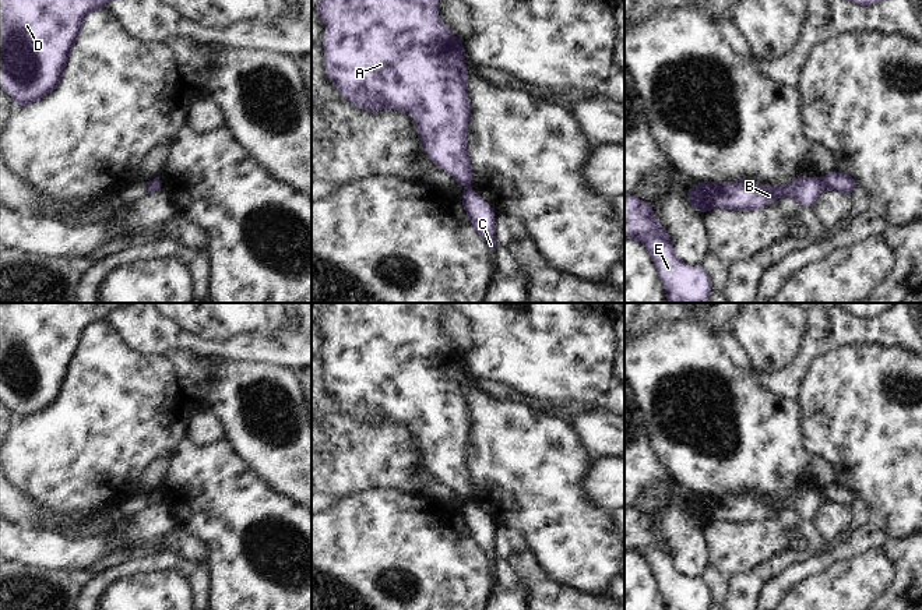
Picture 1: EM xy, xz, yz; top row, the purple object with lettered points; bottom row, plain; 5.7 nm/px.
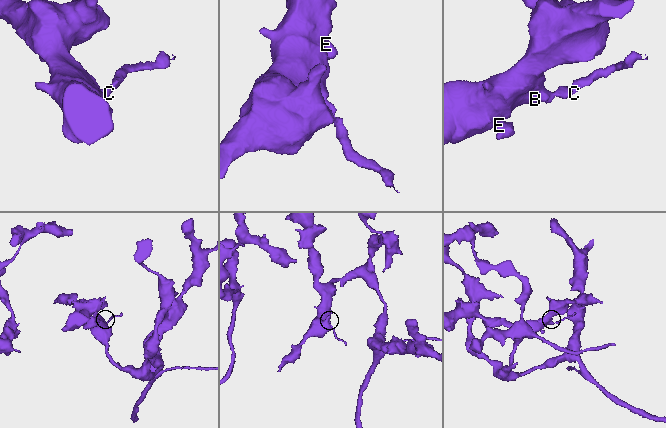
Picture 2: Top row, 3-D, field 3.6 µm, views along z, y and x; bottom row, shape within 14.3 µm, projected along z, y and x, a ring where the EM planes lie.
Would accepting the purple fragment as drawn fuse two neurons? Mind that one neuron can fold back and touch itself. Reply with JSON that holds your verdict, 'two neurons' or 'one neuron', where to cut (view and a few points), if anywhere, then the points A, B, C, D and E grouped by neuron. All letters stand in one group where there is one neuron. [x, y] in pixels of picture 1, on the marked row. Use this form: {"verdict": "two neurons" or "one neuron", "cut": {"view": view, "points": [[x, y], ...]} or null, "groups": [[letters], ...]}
{"verdict": "two neurons", "cut": {"view": "yz", "points": [[822, 177], [827, 186]]}, "groups": [["A", "B", "D", "E"], ["C"]]}

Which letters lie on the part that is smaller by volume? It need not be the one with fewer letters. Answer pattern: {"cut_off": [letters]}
{"cut_off": ["C"]}

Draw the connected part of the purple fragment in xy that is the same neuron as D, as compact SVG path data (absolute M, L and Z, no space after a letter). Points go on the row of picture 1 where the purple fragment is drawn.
M0 0L0 88L17 107L50 95L63 73L85 17L108 8L112 0Z

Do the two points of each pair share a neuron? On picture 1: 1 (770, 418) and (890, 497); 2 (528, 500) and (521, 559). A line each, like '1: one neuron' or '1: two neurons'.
1: two neurons
2: two neurons

